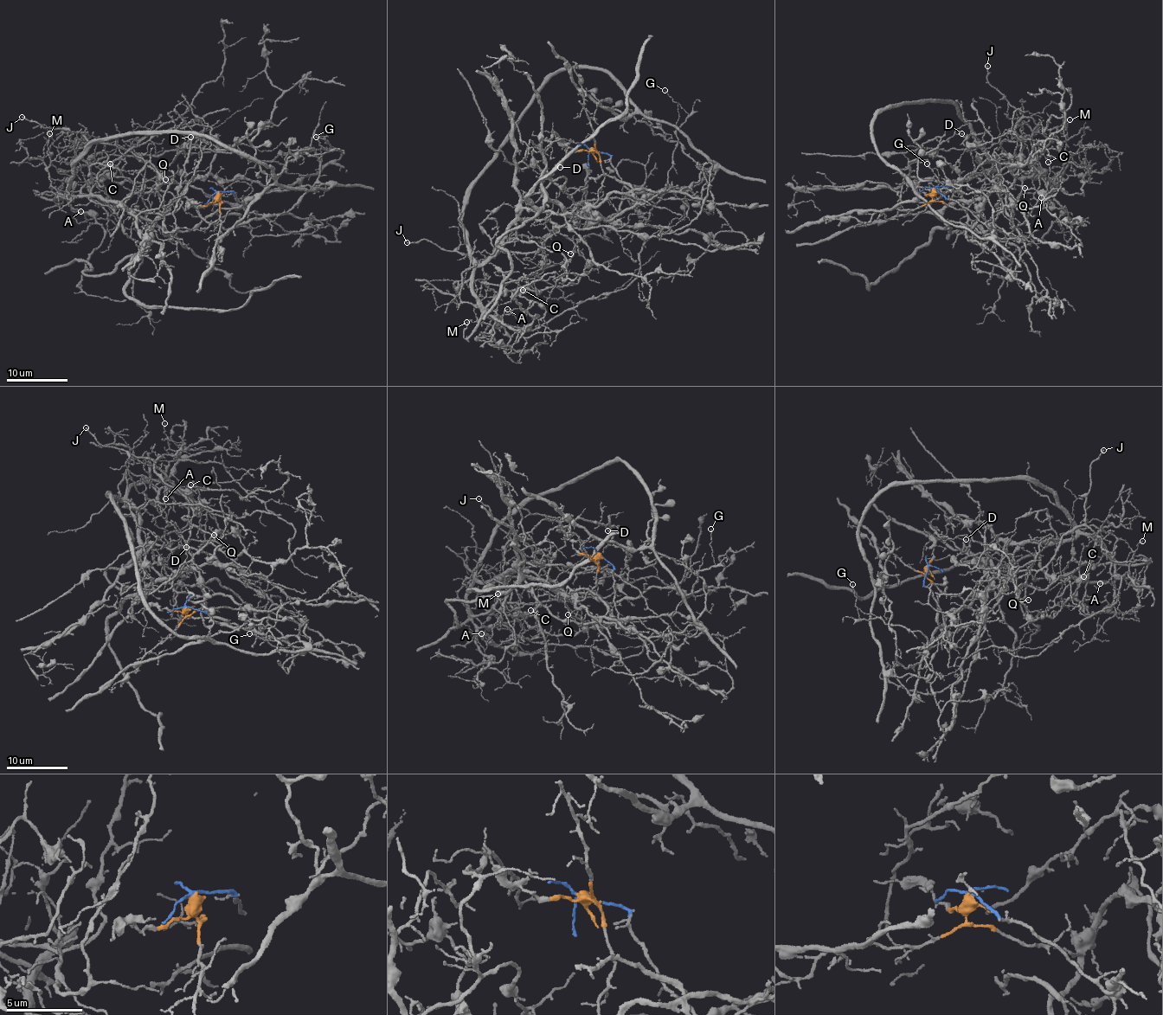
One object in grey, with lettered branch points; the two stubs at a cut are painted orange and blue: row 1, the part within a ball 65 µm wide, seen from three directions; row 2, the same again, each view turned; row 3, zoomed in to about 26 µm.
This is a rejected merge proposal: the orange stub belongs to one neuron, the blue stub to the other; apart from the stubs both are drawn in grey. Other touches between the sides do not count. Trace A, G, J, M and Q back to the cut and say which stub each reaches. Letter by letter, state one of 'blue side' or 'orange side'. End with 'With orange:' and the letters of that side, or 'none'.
A: blue side
G: blue side
J: orange side
M: blue side
Q: orange side
With orange: J, Q

